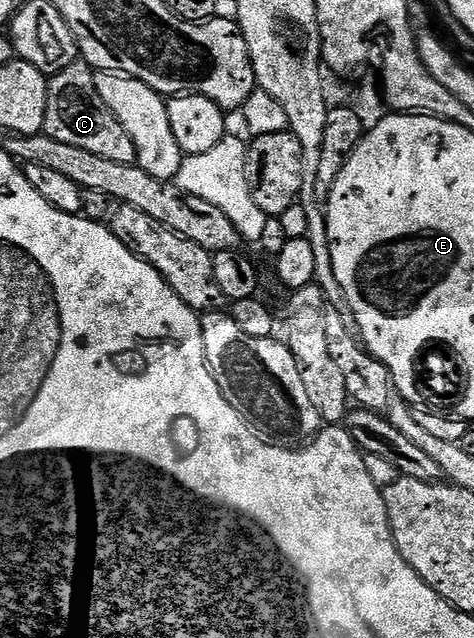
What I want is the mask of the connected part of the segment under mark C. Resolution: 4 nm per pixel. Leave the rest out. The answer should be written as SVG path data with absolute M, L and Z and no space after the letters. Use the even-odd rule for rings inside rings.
M79 59L64 67L64 71L49 78L46 86L48 103L44 131L52 139L60 139L60 143L69 143L72 147L80 147L83 151L92 151L92 155L112 159L112 163L133 165L137 162L138 156L132 143L132 135L124 131L120 119L116 119L108 103L100 99L100 91L96 91L95 72L87 61Z

